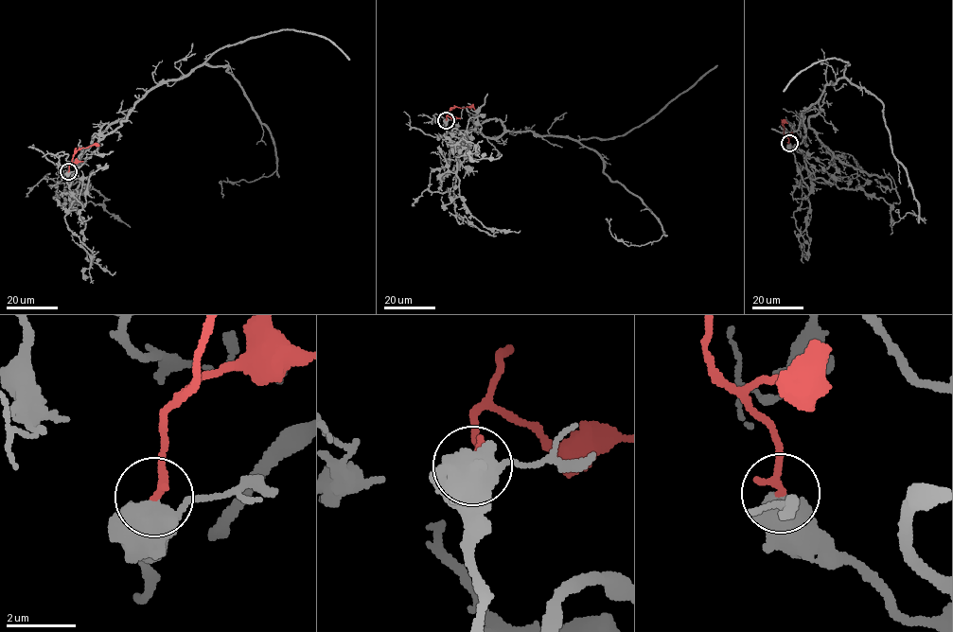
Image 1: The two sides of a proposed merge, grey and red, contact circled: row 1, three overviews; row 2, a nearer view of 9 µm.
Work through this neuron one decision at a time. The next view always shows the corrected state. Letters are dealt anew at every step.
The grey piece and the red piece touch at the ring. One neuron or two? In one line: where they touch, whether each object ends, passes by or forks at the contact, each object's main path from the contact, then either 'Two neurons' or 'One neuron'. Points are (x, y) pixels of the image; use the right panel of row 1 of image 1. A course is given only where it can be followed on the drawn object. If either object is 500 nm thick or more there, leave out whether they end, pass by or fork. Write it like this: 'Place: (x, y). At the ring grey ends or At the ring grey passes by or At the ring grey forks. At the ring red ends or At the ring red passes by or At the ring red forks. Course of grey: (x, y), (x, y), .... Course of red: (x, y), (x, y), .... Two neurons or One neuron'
Place: (789, 143). Course of grey: (789, 143), (804, 160), (802, 113), (825, 85), (846, 78), (874, 95), (925, 222), (908, 212), (892, 225). Course of red: (789, 143), (782, 122), (787, 123). One neuron

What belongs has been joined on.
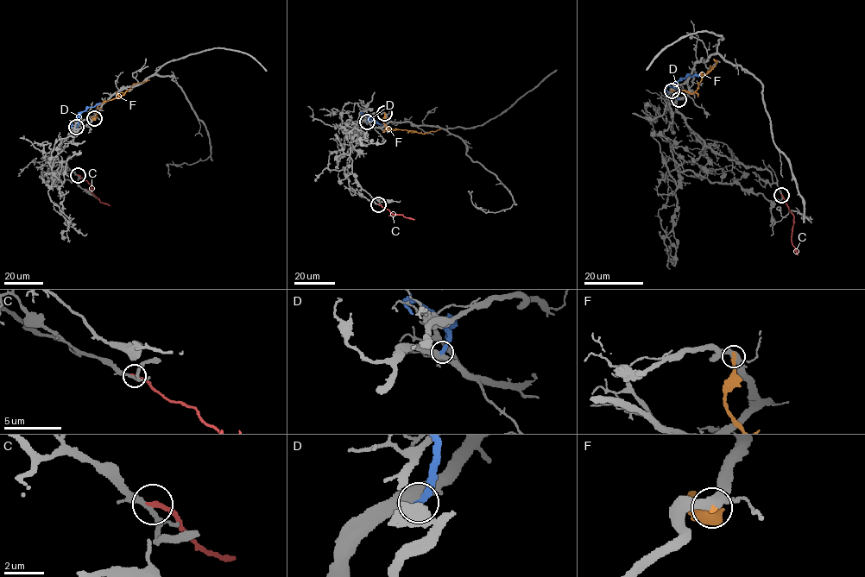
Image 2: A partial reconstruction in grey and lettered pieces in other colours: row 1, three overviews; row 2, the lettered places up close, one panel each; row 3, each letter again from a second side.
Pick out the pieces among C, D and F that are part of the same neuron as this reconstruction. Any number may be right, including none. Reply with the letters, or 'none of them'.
none of them

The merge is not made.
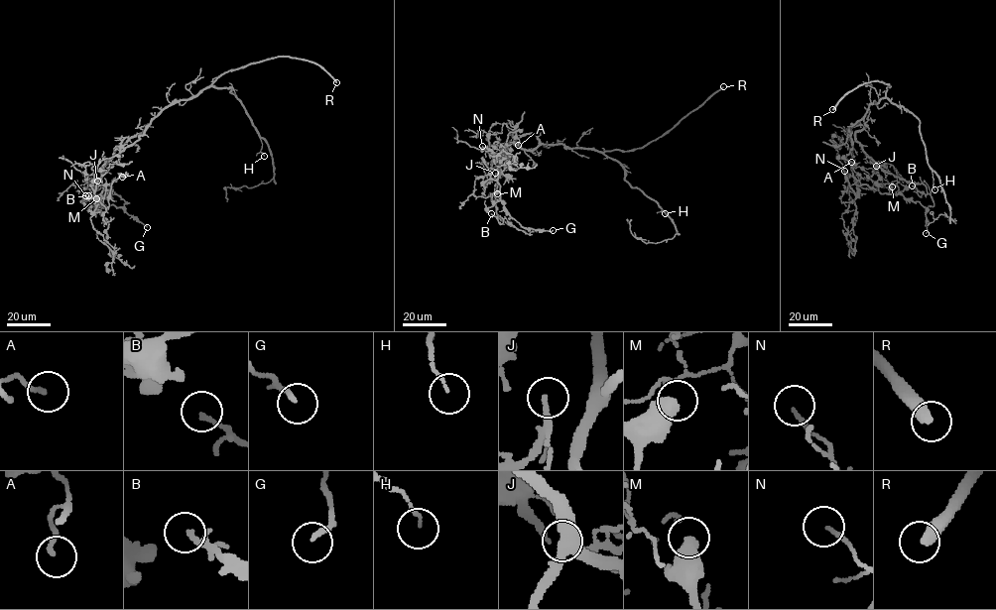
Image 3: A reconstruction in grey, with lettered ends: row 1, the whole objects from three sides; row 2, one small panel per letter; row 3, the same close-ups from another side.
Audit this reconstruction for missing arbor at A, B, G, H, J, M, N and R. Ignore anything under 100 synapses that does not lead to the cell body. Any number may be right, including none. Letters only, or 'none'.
R

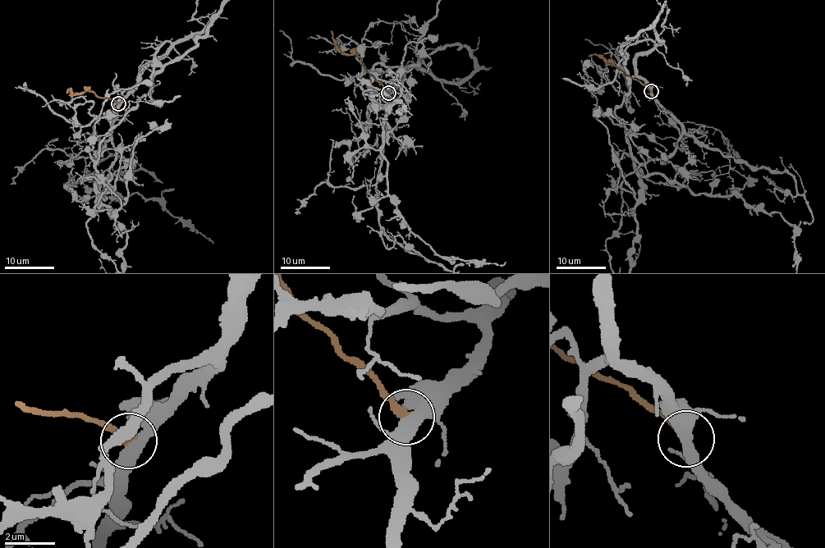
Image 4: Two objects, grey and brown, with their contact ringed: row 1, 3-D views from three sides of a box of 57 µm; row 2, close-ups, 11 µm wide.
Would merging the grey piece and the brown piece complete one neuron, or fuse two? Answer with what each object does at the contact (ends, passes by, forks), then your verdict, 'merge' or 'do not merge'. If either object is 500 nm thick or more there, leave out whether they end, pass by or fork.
grey passes by | brown ends | do not merge

